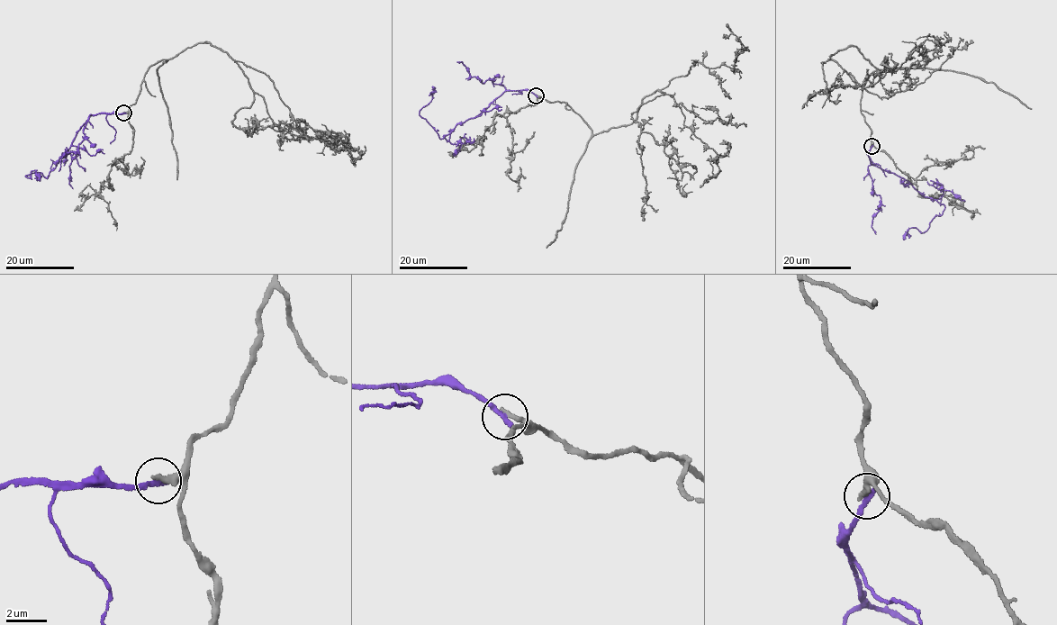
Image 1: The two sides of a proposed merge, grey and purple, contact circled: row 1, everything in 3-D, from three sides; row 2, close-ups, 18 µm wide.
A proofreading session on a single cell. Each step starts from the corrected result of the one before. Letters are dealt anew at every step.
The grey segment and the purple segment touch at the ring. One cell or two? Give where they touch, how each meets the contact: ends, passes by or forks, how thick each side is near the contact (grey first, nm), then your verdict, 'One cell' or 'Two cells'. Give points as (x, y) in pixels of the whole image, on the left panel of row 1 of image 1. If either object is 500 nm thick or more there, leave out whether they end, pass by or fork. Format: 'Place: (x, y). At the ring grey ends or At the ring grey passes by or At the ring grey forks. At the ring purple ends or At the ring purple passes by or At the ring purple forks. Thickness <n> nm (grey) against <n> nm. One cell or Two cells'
Place: (123, 113). At the ring grey ends. At the ring purple ends. Thickness 320 nm (grey) against 280 nm. Two cells

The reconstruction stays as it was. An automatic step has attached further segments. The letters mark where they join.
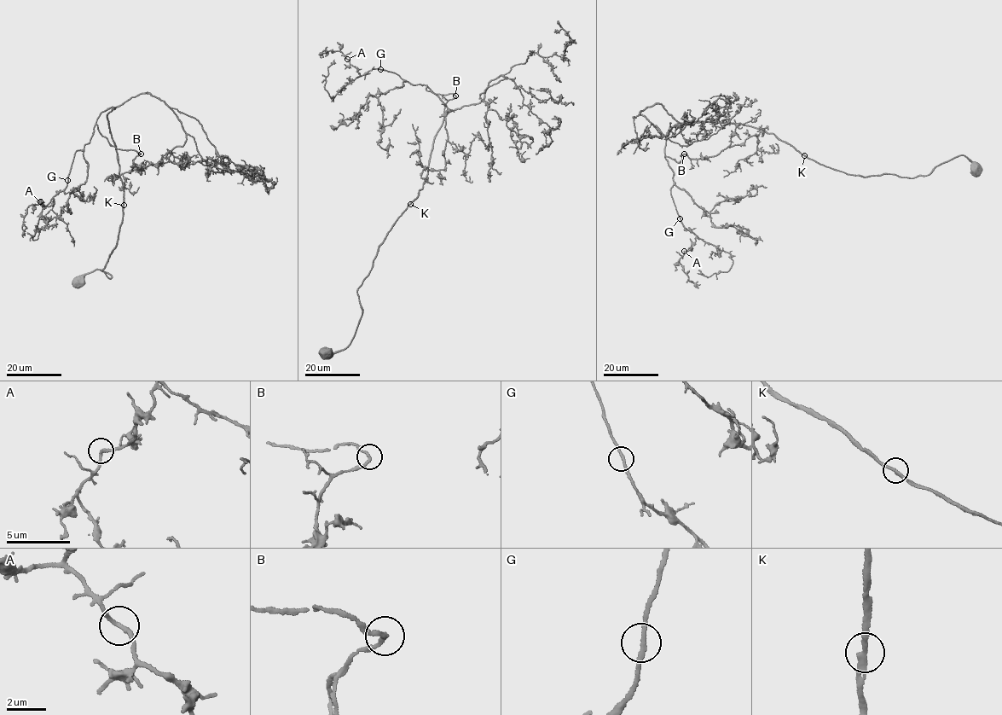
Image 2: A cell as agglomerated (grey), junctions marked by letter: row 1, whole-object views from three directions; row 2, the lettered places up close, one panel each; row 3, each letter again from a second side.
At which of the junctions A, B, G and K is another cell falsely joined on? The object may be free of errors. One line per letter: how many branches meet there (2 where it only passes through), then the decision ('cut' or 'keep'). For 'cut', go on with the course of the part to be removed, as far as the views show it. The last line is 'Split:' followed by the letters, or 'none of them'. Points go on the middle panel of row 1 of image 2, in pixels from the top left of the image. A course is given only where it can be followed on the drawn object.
A: branches 2; keep
B: branches 2; keep
G: branches 2; keep
K: branches 2; keep
Split: none of them

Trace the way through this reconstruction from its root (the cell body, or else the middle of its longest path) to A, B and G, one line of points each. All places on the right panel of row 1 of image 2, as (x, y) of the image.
A: (978, 171), (962, 154), (912, 177), (848, 175), (761, 129), (676, 124), (664, 149), (696, 235), (684, 251)
B: (978, 171), (962, 154), (912, 177), (848, 175), (773, 133), (717, 121), (674, 124), (664, 155), (684, 154)
G: (978, 171), (962, 154), (912, 177), (848, 175), (761, 129), (691, 121), (674, 124), (664, 149), (680, 218)

